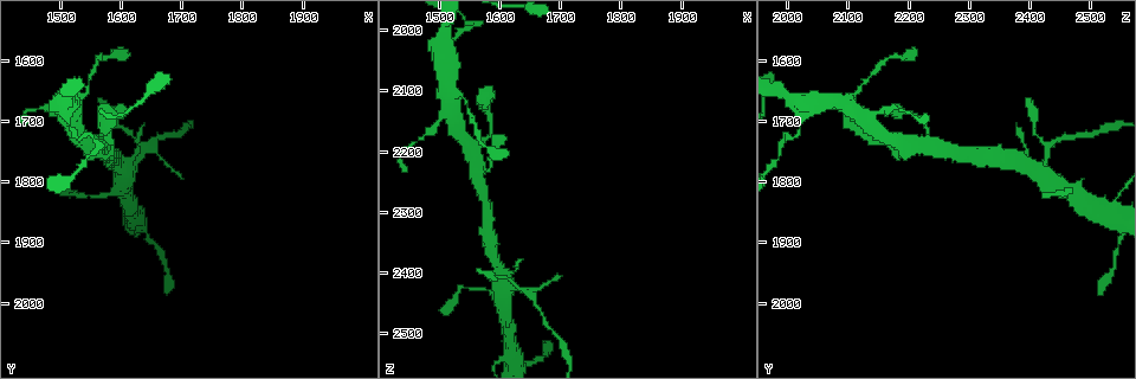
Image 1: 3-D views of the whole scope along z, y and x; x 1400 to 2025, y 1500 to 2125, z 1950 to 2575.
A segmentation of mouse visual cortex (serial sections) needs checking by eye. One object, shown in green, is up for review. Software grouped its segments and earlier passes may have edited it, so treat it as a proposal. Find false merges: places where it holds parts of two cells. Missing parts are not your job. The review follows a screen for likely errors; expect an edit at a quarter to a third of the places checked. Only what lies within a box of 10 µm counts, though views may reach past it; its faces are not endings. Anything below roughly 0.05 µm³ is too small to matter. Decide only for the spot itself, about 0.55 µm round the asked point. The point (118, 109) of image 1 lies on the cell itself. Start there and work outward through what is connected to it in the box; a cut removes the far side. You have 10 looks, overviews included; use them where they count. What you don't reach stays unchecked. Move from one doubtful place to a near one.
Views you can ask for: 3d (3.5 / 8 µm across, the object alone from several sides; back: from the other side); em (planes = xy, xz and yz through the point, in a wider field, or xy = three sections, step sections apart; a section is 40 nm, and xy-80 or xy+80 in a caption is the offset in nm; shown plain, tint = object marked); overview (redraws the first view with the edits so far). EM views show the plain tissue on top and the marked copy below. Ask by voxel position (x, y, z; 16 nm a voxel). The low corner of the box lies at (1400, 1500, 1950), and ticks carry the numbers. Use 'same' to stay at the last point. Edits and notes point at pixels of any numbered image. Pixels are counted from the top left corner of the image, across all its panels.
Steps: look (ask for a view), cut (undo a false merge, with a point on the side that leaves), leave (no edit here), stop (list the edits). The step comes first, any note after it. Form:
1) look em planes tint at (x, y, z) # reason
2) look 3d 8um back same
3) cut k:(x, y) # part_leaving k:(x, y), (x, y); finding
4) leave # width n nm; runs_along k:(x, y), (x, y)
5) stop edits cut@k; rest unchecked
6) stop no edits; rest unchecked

look 3d 3.5um at (1565, 1735, 2235) # three arms meet

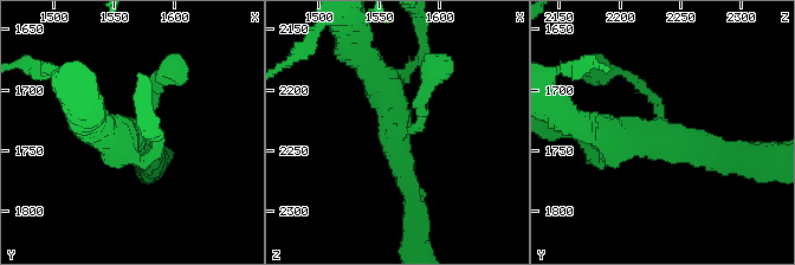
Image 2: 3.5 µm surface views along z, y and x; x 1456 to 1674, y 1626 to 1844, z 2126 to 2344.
look em planes tint at (1564, 1734, 2234)

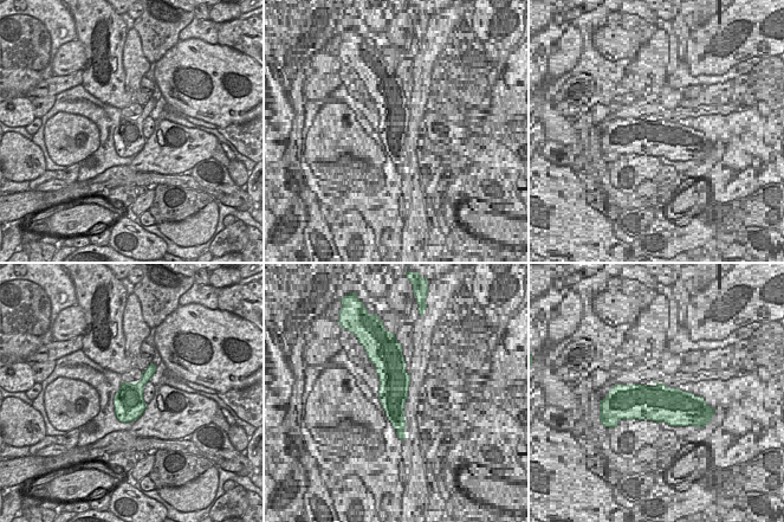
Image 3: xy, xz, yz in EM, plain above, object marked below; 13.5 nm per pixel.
look em xy step 2 tint same

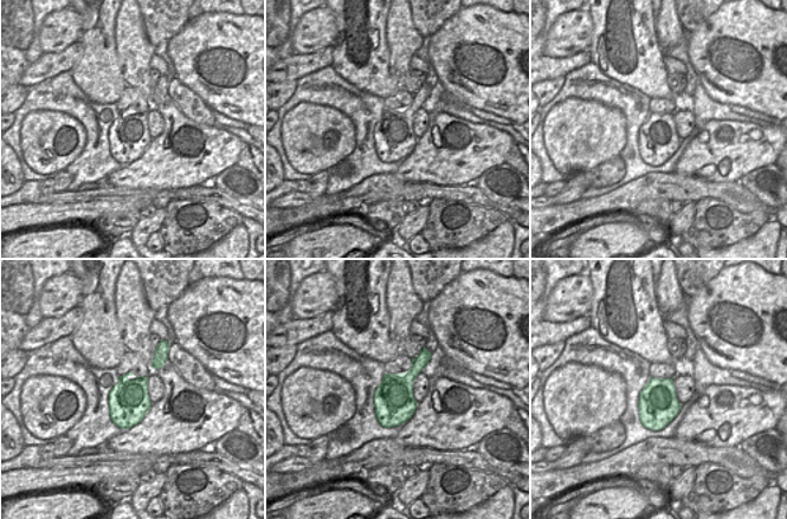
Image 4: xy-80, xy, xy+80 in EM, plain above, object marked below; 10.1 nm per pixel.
leave # arms 3; runs_along 2:(627, 75), (658, 103), (670, 143), (730, 159); continuous, no second cell

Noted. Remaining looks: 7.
look 3d 3.5um at (1620, 1780, 2425) # arms part here

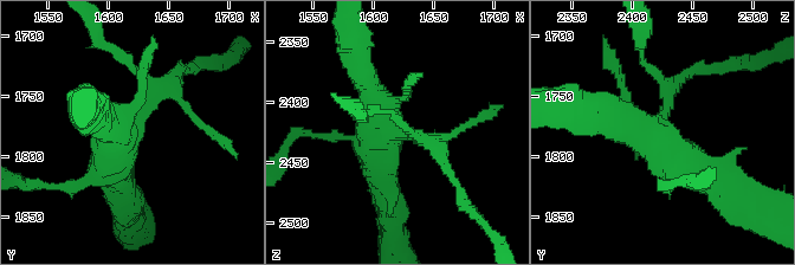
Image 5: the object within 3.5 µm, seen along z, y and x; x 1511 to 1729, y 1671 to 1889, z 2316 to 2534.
look em xy step 3 tint at (1620, 1774, 2422) # now the EM

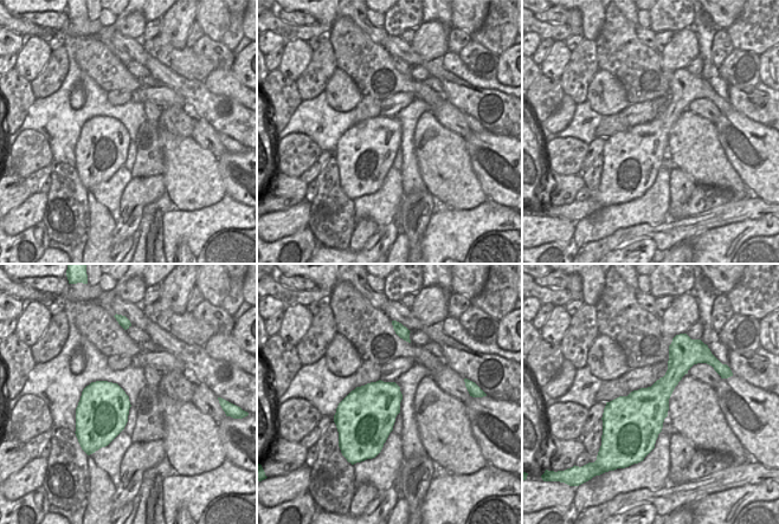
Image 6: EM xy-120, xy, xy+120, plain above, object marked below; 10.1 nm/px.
cut 5:(433, 143) # part_leaving 5:(412, 136), (438, 152), (470, 209); two cells meet here

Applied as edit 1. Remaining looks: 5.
look em planes tint at (1550, 1635, 2125) # narrows sharply

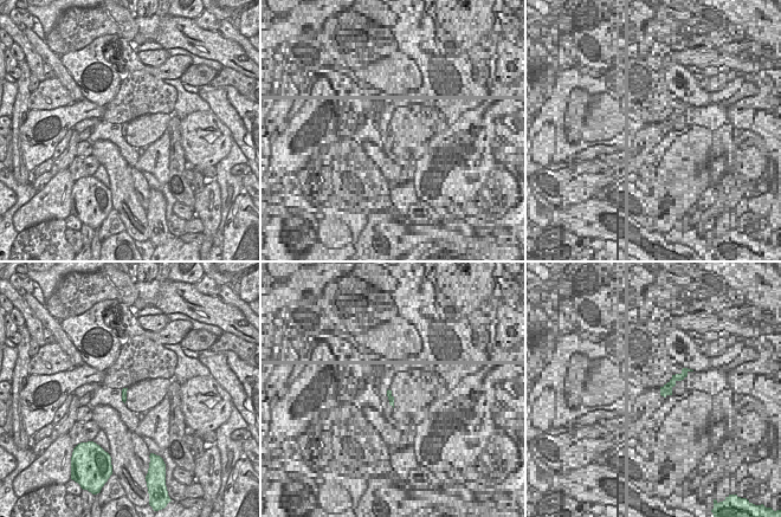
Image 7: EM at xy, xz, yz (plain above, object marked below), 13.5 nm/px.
look 3d 3.5um same # wider look

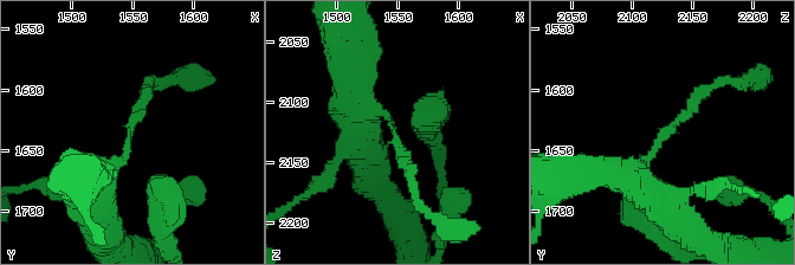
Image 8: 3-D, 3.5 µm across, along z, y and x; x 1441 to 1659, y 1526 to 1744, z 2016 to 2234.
leave # runs_along 8:(645, 188), (639, 167), (715, 83); one cell here

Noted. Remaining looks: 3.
stop edits cut@5; rest unchecked

